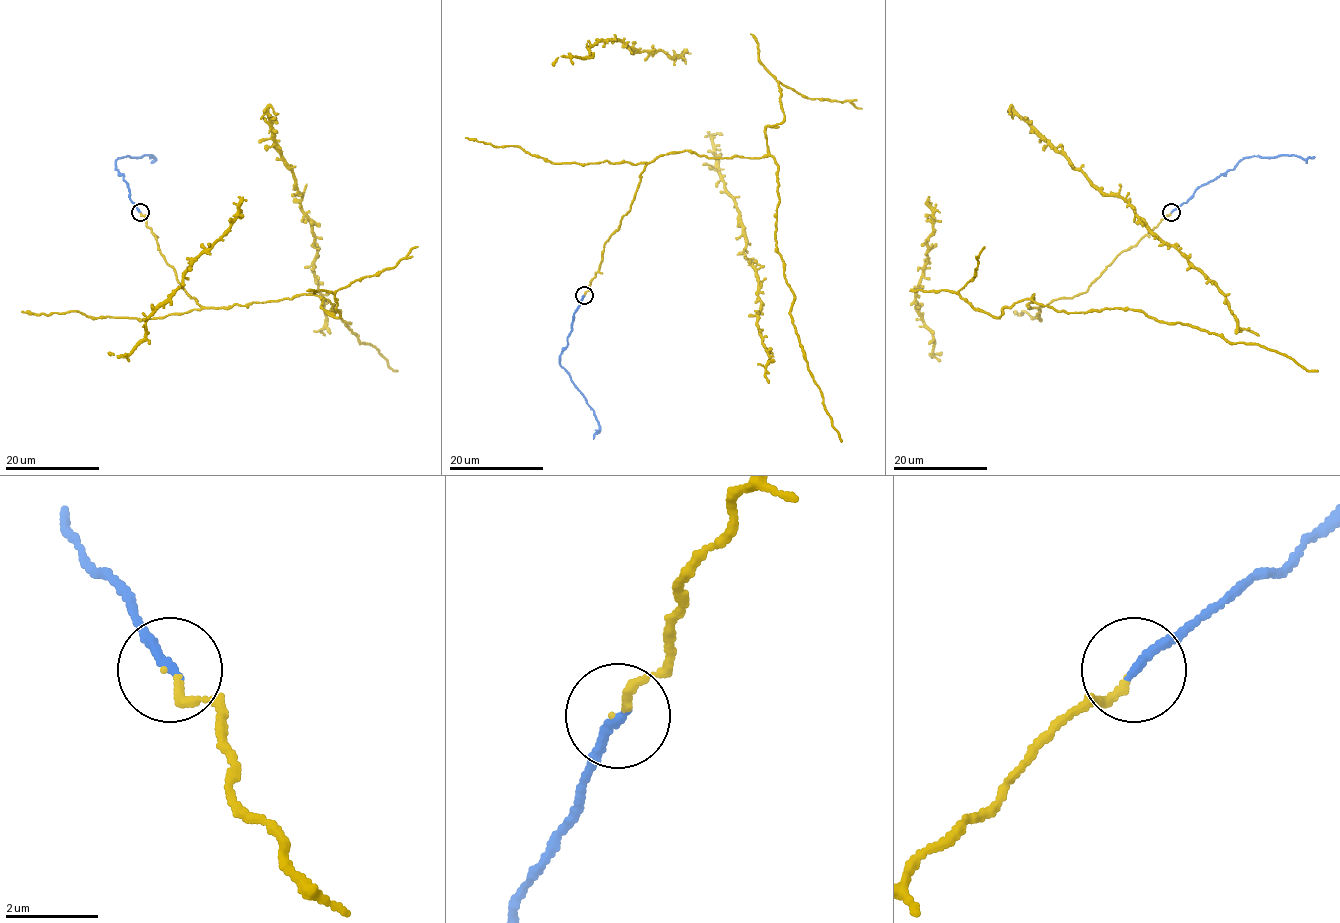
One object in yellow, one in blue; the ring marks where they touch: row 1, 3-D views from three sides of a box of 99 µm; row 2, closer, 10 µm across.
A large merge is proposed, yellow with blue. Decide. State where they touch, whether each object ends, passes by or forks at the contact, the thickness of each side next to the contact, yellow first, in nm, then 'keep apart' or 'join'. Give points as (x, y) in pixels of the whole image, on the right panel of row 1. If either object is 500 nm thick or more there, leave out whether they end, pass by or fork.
place (1171, 212); yellow ends; blue ends; calibres 120 and 200 nm; join

